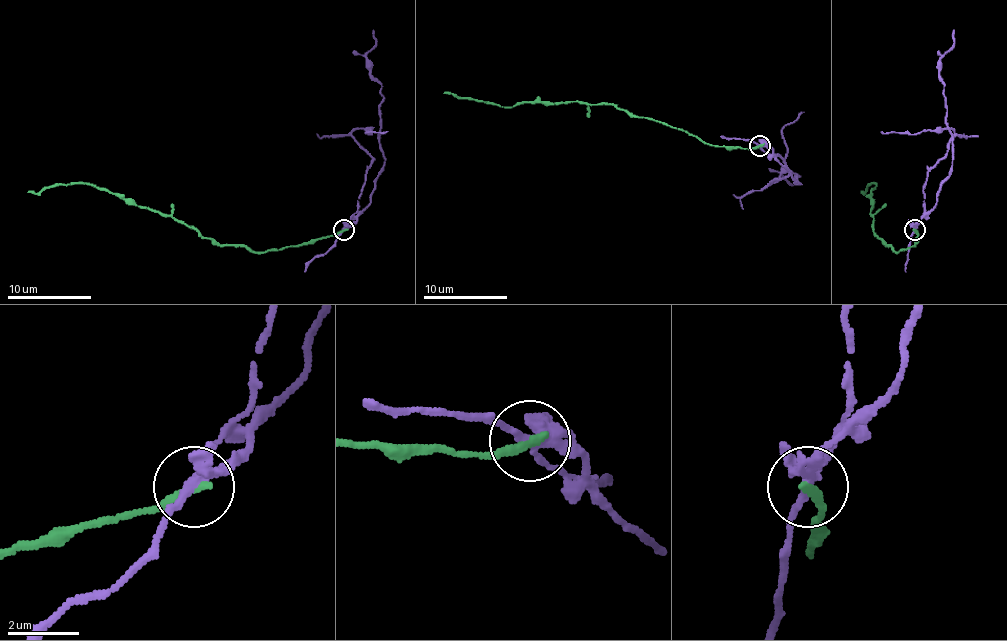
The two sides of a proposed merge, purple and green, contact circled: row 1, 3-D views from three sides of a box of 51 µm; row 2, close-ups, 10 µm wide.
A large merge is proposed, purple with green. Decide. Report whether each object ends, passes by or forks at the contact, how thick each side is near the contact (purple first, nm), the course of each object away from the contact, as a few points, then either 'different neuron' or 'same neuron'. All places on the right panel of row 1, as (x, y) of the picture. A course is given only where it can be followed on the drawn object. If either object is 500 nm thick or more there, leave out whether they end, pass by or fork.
purple forks; green ends; calibres 240 and 240 nm; course purple (915, 230), (938, 201), (942, 180), (952, 165), (952, 134), (946, 125), (940, 58), (952, 46), (955, 29); course green (915, 230), (915, 245), (896, 251), (885, 245), (873, 232), (871, 205), (875, 184), (862, 192); different neuron

